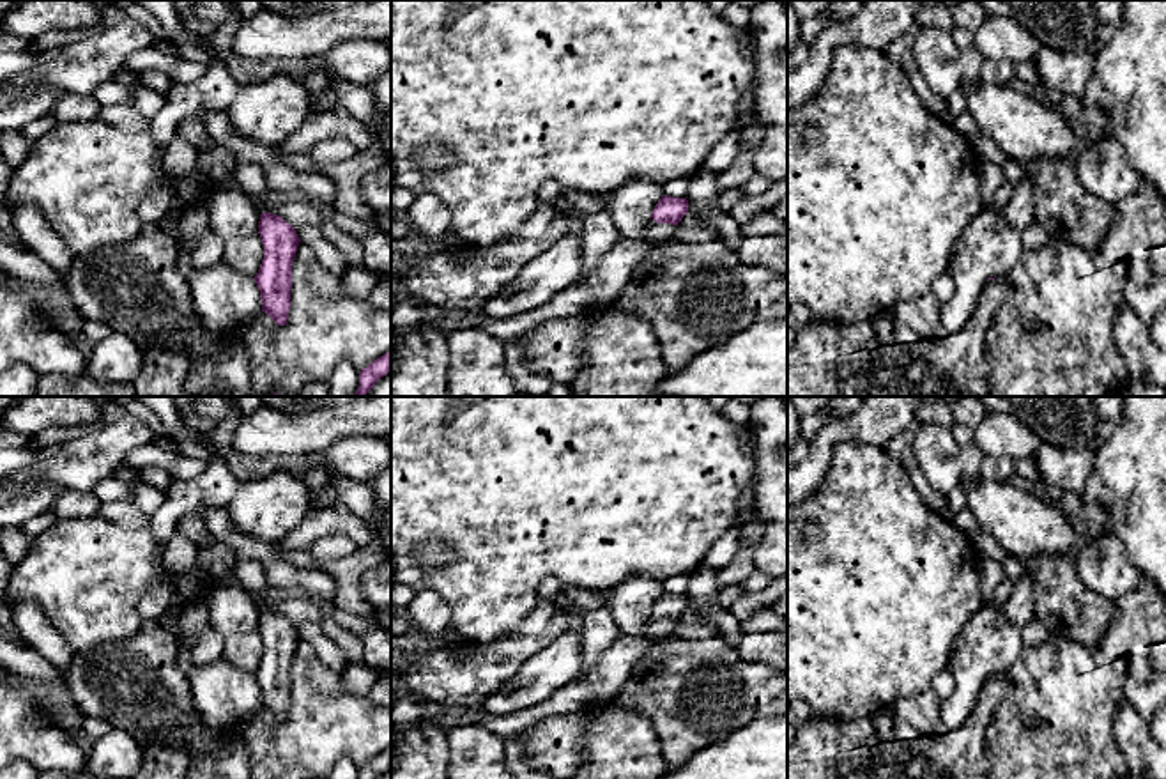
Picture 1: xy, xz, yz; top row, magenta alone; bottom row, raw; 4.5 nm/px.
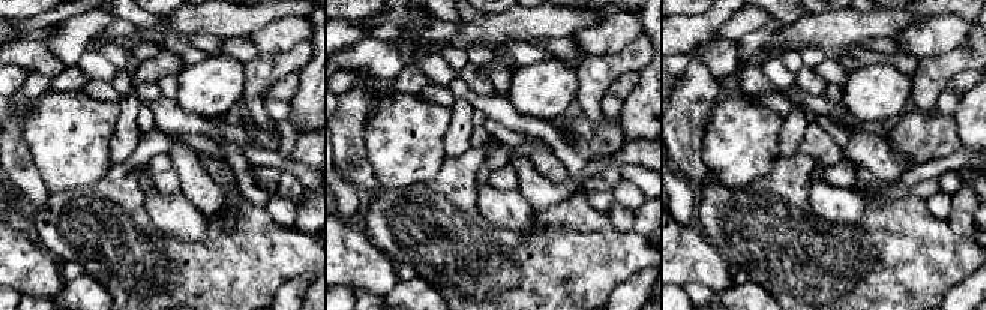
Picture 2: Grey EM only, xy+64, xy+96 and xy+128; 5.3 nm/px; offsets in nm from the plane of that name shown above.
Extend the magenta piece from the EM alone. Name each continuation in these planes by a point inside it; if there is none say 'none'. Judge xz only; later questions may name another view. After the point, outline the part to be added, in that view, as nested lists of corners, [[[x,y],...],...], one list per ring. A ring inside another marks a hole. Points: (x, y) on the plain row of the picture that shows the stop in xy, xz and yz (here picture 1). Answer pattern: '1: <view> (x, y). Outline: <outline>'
1: xz (659, 629). Outline: [[[653,618],[641,632],[641,636],[664,639],[664,637],[674,636],[674,629],[676,629],[676,621]]]

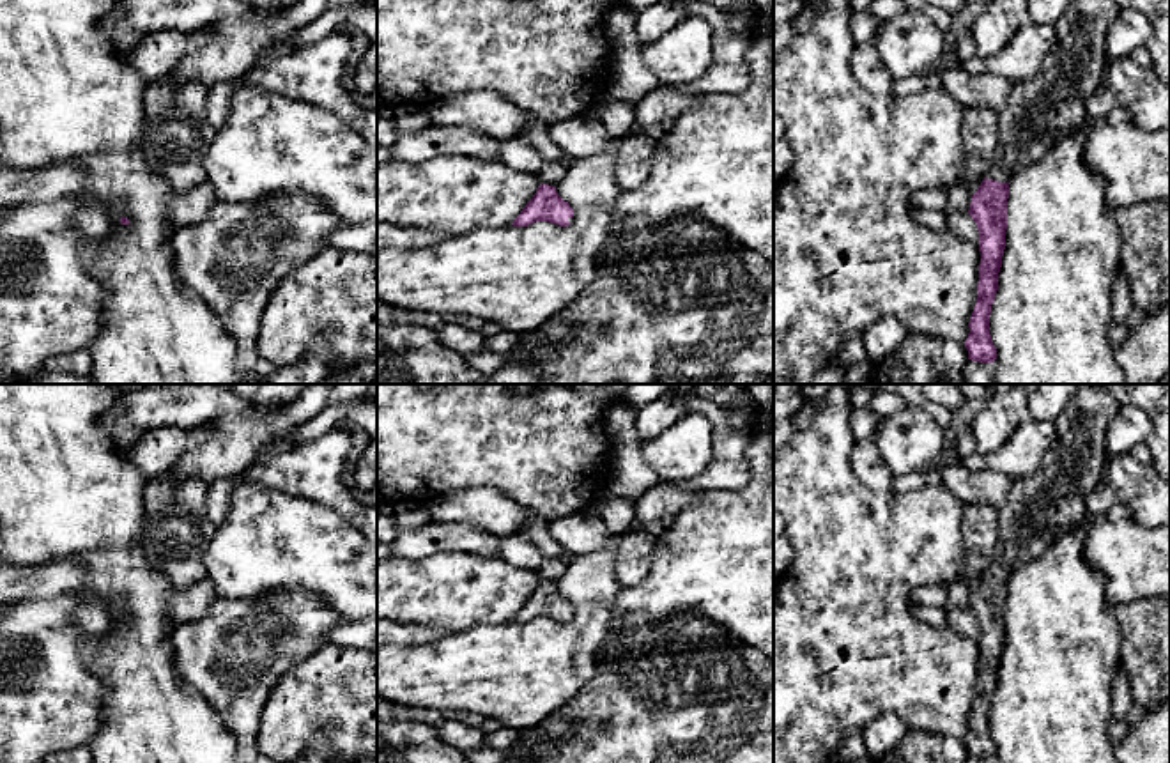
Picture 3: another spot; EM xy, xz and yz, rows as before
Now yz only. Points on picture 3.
1: yz (1039, 507). Outline: [[[1078,384],[1053,421],[1055,443],[1043,469],[1012,480],[998,510],[998,545],[984,572],[1009,579],[1016,563],[1046,551],[1087,513],[1087,496],[1103,480],[1110,421],[1119,400],[1105,384]]]

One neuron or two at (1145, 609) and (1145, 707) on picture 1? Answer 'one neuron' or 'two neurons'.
one neuron

